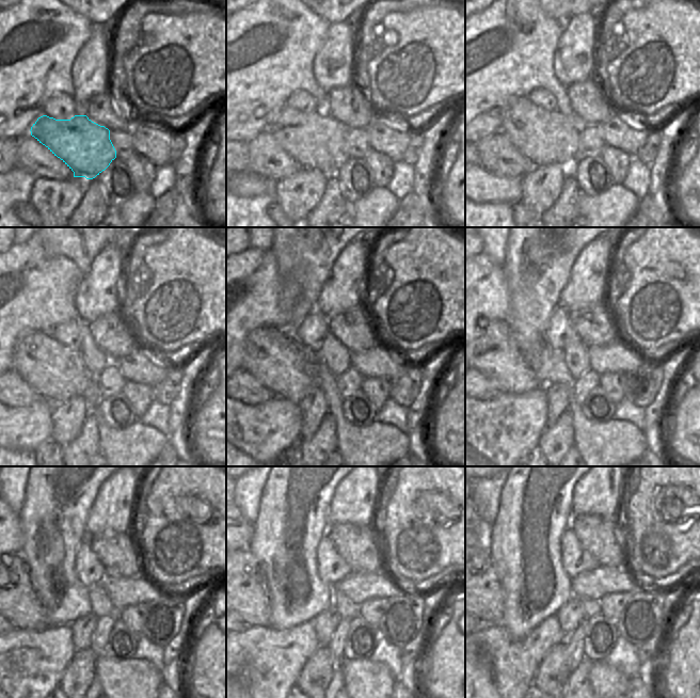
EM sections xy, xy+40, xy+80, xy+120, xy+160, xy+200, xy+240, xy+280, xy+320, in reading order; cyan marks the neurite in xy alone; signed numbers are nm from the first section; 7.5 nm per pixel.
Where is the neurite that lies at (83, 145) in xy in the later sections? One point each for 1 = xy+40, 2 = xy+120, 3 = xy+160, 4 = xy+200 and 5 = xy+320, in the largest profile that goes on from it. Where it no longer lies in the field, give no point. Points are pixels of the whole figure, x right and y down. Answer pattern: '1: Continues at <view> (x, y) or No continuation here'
1: Continues at xy+40 (315, 141)
2: Continues at xy+120 (57, 373)
3: Continues at xy+160 (288, 368)
4: Continues at xy+200 (494, 352)
5: Continues at xy+320 (487, 600).

